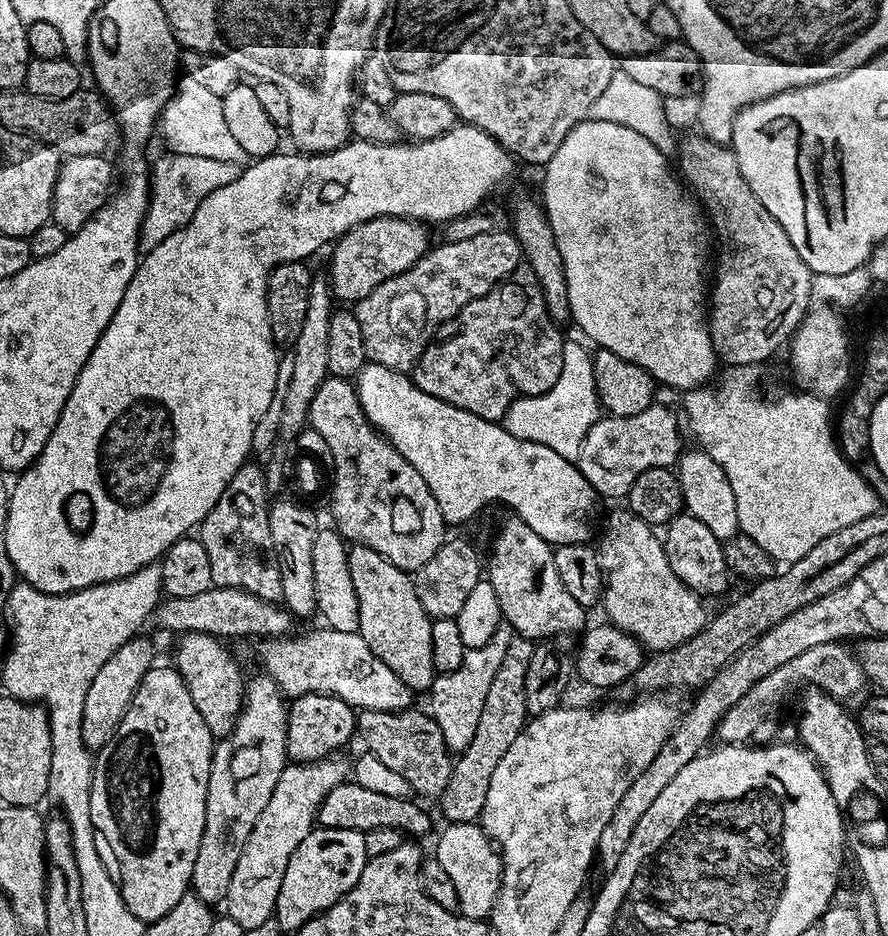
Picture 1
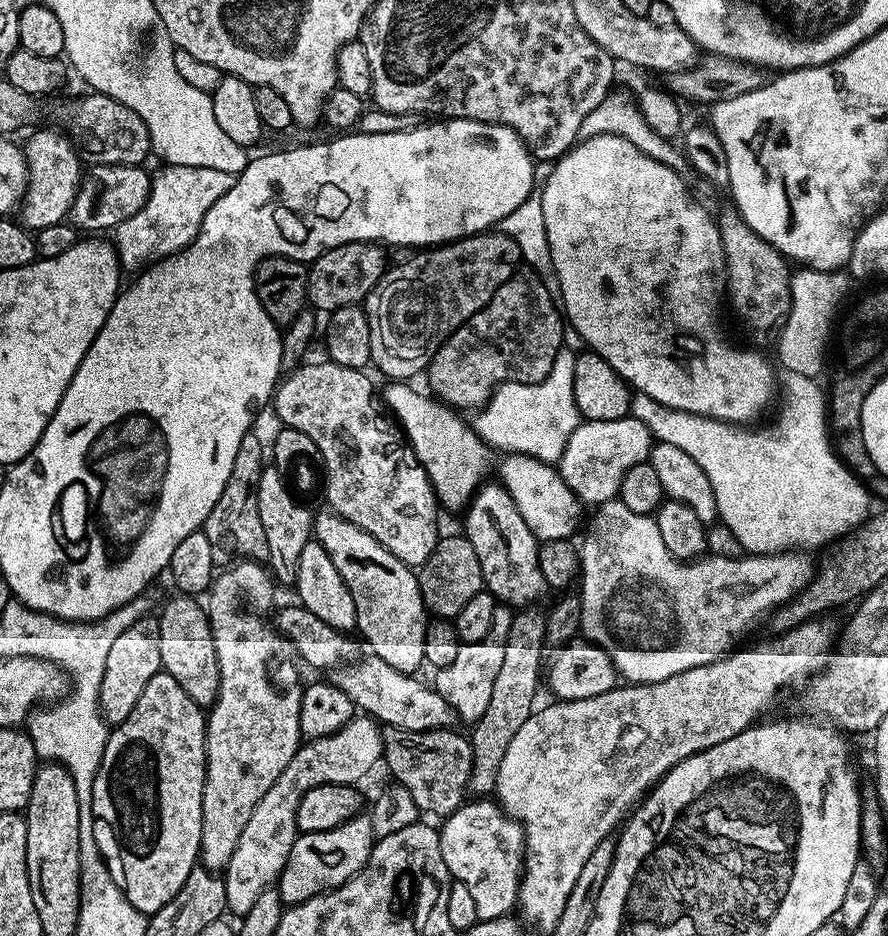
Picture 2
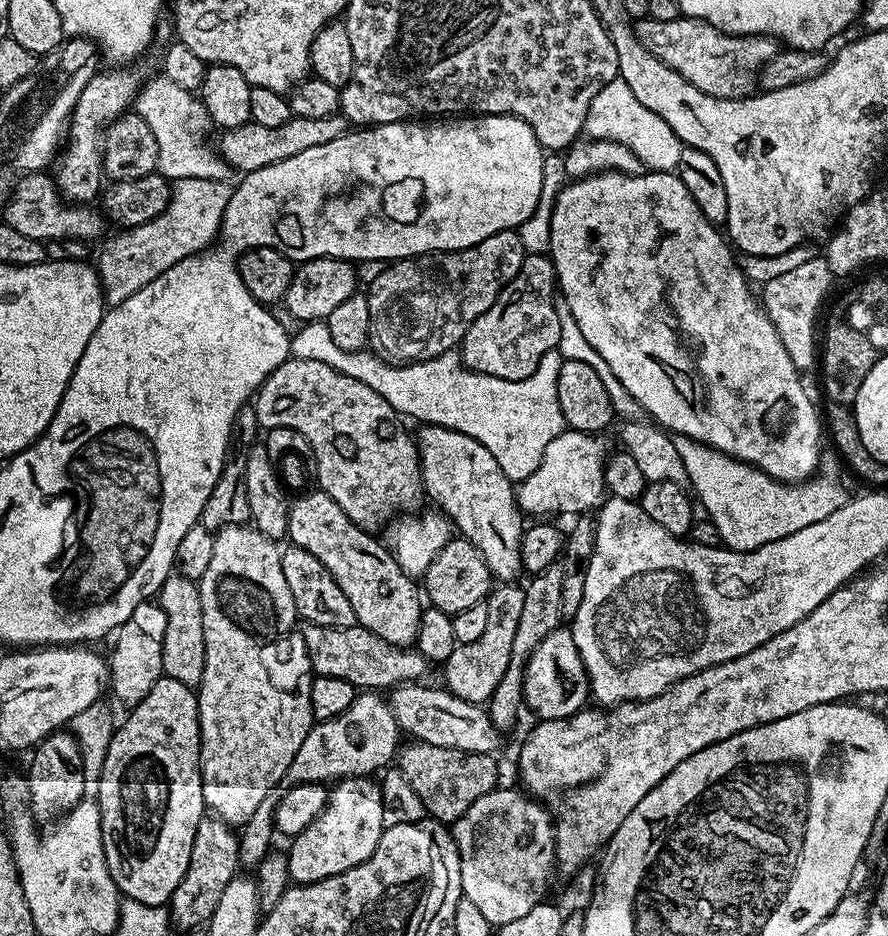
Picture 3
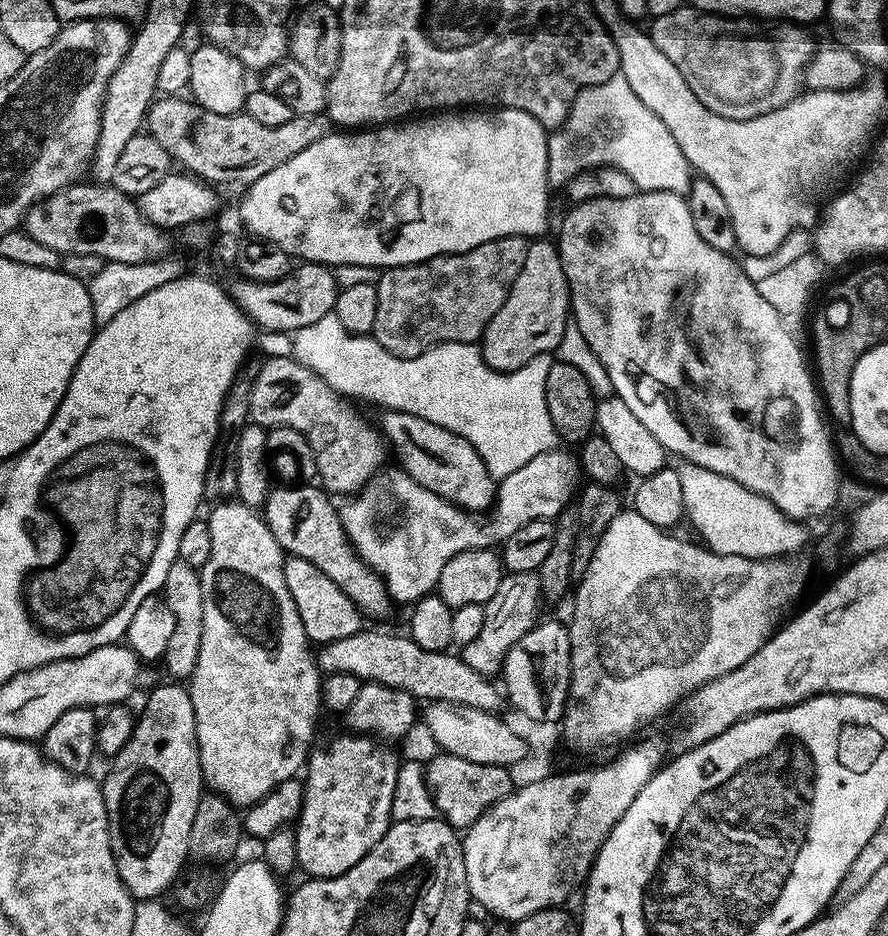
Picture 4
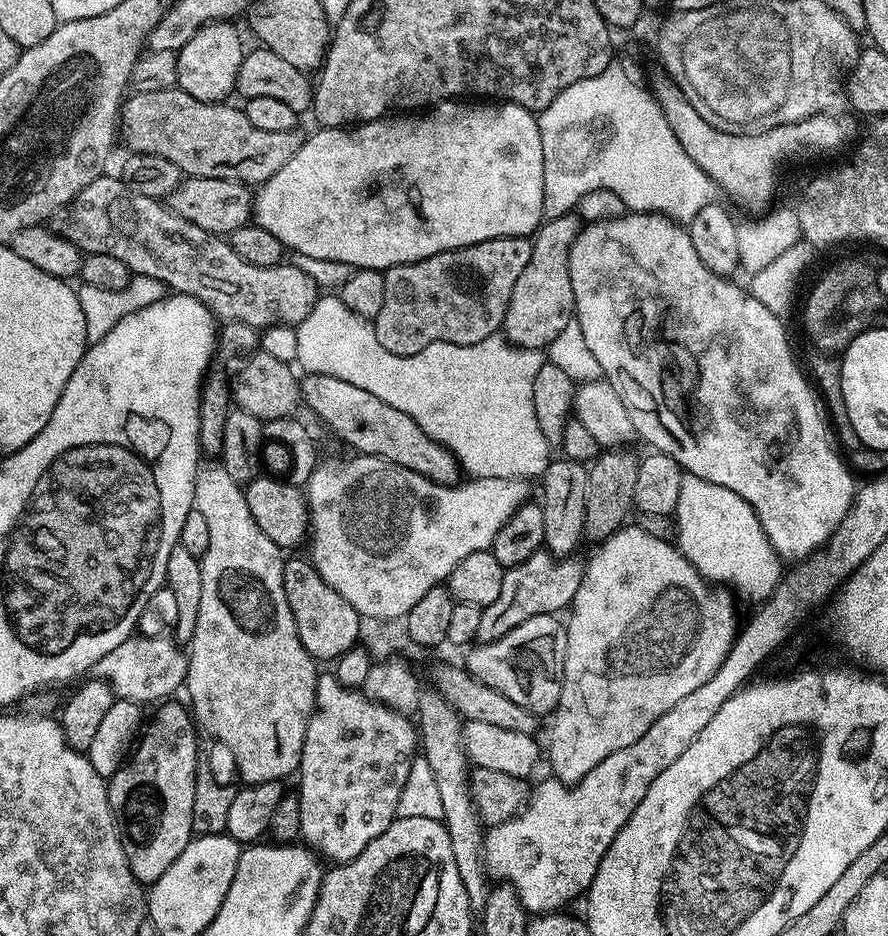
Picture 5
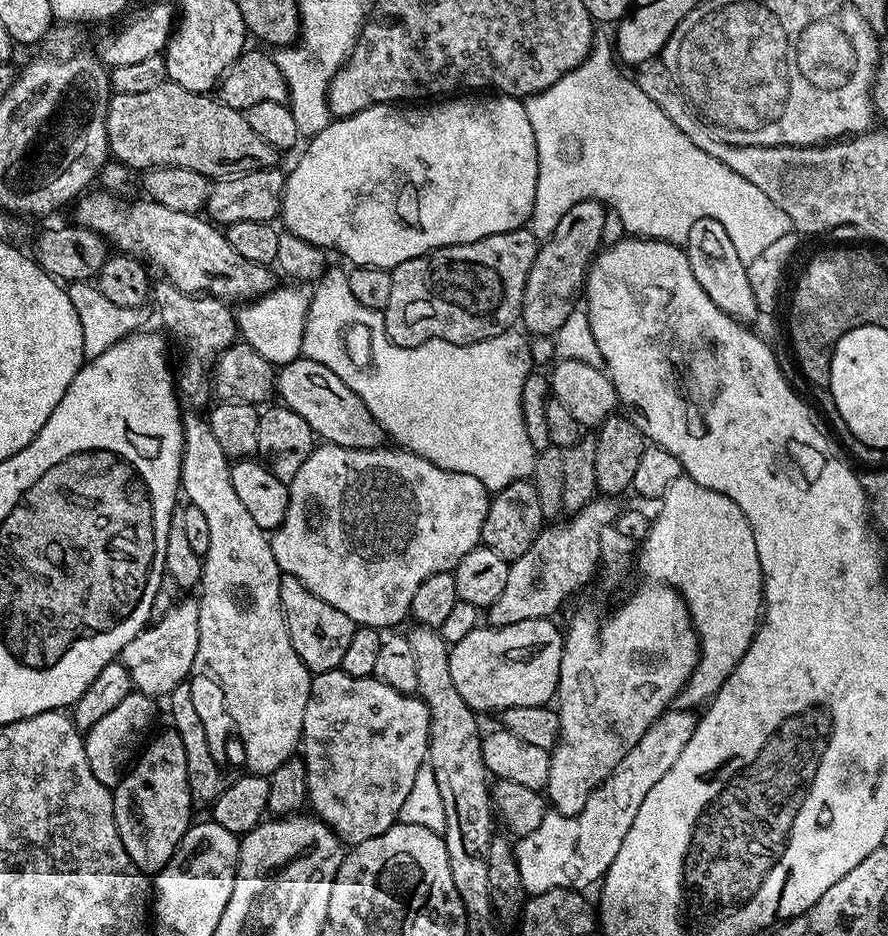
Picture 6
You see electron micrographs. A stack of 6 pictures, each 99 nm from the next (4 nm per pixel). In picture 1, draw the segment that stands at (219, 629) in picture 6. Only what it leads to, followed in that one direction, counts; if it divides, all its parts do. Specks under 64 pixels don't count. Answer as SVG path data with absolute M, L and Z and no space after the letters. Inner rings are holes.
M257 674L253 680L251 677L247 681L244 708L236 717L232 732L215 745L210 766L210 782L206 790L206 826L202 830L202 842L198 842L198 858L194 862L190 885L191 891L207 904L219 905L219 900L221 903L227 897L230 878L234 878L234 866L238 866L238 858L242 858L246 838L250 838L250 830L254 830L258 814L266 810L266 802L270 802L270 794L274 794L274 786L278 786L278 778L282 778L284 765L289 763L288 710L289 705L280 687L269 676Z

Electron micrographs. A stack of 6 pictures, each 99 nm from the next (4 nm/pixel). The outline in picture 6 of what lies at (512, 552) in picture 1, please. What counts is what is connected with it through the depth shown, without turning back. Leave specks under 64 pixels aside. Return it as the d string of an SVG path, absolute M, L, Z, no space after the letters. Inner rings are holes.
M297 358L283 365L276 372L274 392L278 400L280 396L283 407L294 410L298 418L306 418L310 430L321 441L343 448L379 448L385 443L385 432L366 408L366 402L362 402L334 370L326 370L326 366L318 362Z

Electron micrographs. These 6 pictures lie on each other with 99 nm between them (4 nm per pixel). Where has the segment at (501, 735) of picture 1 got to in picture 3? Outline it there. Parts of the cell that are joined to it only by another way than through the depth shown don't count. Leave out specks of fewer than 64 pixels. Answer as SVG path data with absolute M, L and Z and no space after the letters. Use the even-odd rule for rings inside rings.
M557 562L546 566L546 570L535 573L529 580L532 581L523 585L522 615L518 618L518 630L514 634L514 646L510 649L510 666L506 666L506 674L502 674L502 682L498 682L498 690L494 690L494 694L488 699L486 705L488 717L492 719L494 726L501 730L514 727L516 719L520 716L520 708L522 712L525 707L524 671L528 665L530 654L534 654L534 650L538 650L538 642L542 642L542 638L546 638L546 634L550 634L555 628L561 627L562 621L565 619L562 614L562 563Z

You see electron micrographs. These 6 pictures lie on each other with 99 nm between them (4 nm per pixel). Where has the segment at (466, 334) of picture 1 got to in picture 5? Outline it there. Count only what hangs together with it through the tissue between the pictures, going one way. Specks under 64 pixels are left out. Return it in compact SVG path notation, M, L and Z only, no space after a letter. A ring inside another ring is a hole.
M575 211L561 217L545 219L531 237L530 262L526 262L514 294L510 294L510 306L504 315L502 334L519 348L547 349L561 339L574 320L576 299L570 282L570 246L578 238L582 220Z

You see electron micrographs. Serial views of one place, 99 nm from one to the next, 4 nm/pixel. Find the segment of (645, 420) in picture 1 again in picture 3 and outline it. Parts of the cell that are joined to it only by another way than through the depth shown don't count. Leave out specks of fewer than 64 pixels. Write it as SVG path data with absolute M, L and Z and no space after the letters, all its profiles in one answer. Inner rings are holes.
M560 432L558 438L546 446L542 462L538 462L538 470L519 481L516 504L521 513L532 515L532 518L544 518L547 512L584 514L595 509L606 496L604 465L610 459L610 452L604 449L600 439L599 435L590 432Z

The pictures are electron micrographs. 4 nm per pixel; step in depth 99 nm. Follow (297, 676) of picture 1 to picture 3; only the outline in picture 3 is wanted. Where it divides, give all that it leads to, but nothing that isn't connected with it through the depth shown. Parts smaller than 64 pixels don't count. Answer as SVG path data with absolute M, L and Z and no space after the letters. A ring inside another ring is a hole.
M427 683L397 684L390 692L392 713L401 733L408 732L413 741L430 742L430 746L446 746L467 752L495 753L500 744L501 729L494 726L481 705L458 698L453 692L440 688L427 688Z

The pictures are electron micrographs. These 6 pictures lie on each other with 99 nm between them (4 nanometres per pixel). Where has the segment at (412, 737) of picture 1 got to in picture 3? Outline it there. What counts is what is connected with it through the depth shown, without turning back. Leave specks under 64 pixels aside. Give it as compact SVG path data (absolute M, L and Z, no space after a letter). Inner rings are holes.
M418 740L405 743L399 749L398 767L406 782L410 782L414 794L422 798L425 813L431 819L451 826L470 810L470 806L474 806L474 802L478 802L478 798L482 798L482 794L490 794L497 787L500 768L496 765L496 758L490 752L454 750Z

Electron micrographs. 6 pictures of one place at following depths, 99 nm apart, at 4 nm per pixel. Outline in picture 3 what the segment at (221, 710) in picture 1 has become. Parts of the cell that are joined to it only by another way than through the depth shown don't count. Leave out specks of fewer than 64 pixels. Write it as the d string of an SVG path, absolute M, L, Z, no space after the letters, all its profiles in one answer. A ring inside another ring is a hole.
M179 574L168 576L159 590L158 602L166 610L166 638L162 642L164 675L189 686L199 685L206 658L199 583Z

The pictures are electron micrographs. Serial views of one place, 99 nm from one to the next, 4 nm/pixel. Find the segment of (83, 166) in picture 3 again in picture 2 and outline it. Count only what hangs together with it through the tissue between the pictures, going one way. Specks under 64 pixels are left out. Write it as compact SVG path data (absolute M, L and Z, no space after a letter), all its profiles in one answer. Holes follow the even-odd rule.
M44 128L41 132L34 133L29 138L28 145L25 143L22 148L24 161L28 163L28 191L18 209L18 220L29 230L65 223L80 190L81 153L63 131L52 128Z

